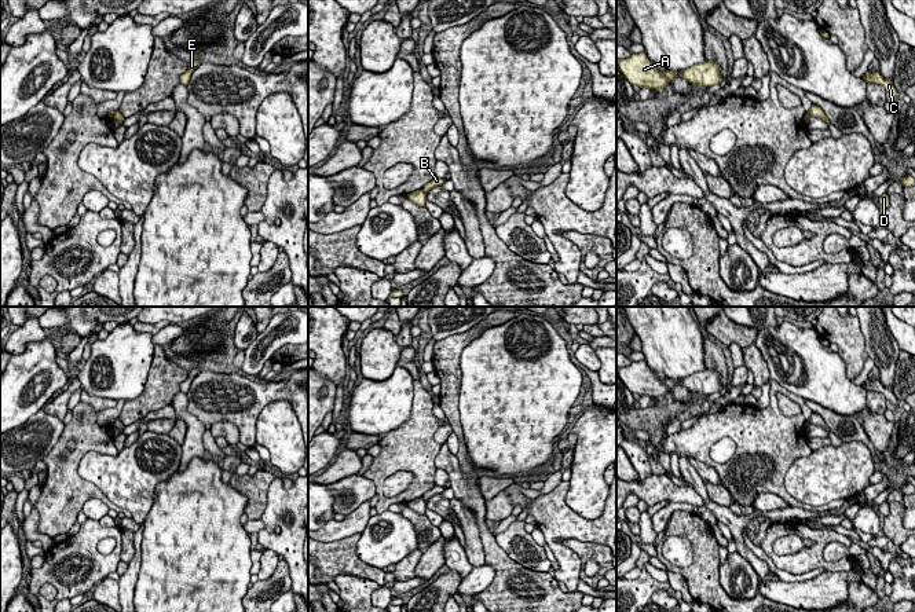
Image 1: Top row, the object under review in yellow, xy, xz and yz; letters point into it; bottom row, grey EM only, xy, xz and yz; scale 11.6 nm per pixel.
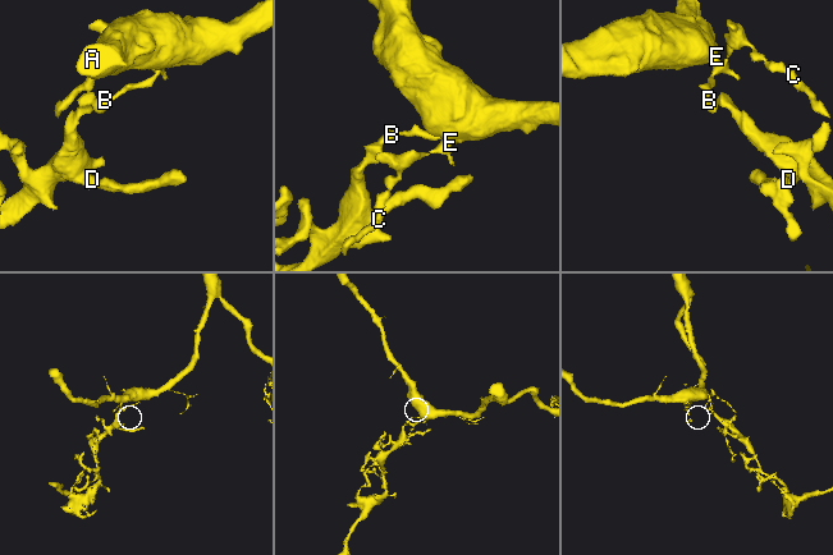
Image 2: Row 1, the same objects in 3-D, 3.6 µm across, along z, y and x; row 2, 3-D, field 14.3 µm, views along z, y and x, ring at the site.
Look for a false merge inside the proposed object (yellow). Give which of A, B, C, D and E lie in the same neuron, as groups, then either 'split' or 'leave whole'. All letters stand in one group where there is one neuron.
A B C E / D | split

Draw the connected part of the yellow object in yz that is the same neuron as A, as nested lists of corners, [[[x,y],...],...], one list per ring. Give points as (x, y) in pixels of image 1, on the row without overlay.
[[[645,360],[633,362],[627,367],[616,367],[616,377],[632,393],[655,399],[666,396],[678,384],[673,378],[660,381]]]

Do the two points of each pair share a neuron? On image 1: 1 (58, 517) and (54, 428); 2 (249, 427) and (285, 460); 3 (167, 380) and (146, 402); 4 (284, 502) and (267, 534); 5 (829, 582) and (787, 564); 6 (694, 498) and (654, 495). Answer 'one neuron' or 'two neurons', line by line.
1: two neurons
2: two neurons
3: one neuron
4: one neuron
5: two neurons
6: one neuron

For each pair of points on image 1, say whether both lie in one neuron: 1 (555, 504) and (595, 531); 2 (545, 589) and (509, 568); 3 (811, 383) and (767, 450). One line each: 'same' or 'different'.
1: same
2: same
3: different

